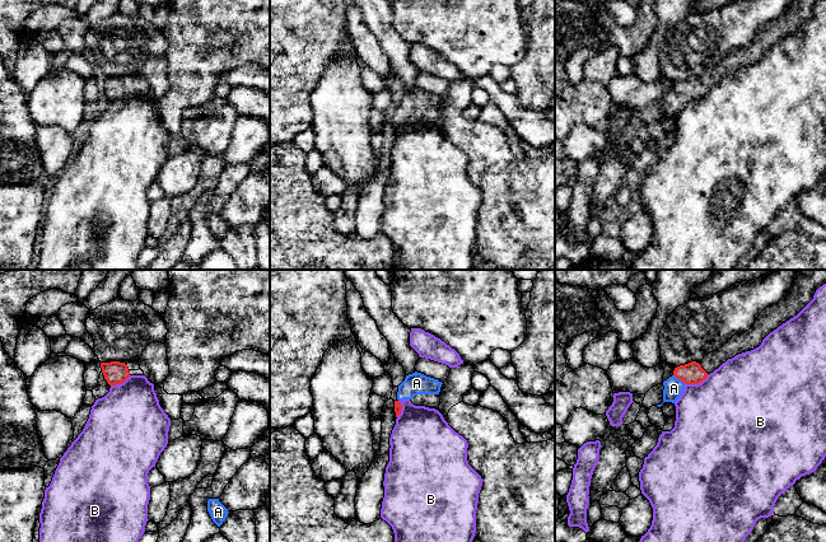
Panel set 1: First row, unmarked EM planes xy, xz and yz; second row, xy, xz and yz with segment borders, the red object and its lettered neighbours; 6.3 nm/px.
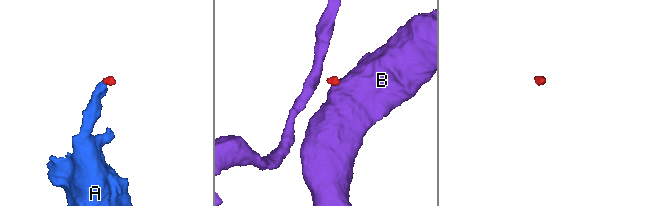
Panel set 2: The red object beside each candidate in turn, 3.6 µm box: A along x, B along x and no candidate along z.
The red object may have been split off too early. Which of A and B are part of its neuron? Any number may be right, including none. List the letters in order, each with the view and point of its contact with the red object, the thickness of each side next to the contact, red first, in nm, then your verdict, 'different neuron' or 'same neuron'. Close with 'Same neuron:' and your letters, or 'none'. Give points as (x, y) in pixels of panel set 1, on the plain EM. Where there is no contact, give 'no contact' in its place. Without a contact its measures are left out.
A: meets red in yz at (680, 94); 140 nm thick on the red side, 120 nm on the other; same neuron
B: meets red in yz at (696, 98); 140 nm thick on the red side, 480 nm on the other; different neuron
Same neuron: A

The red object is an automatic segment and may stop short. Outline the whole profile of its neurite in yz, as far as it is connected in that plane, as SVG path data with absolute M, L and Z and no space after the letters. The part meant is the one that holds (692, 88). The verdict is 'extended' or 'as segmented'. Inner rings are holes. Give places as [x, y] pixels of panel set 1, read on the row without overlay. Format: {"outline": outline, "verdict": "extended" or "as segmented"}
{"outline": "M792 0L787 10L764 24L755 39L746 47L732 51L718 66L704 71L700 78L691 76L675 83L673 90L663 97L663 117L675 118L686 99L699 99L728 74L759 62L762 55L779 41L797 31L822 0Z", "verdict": "extended"}

